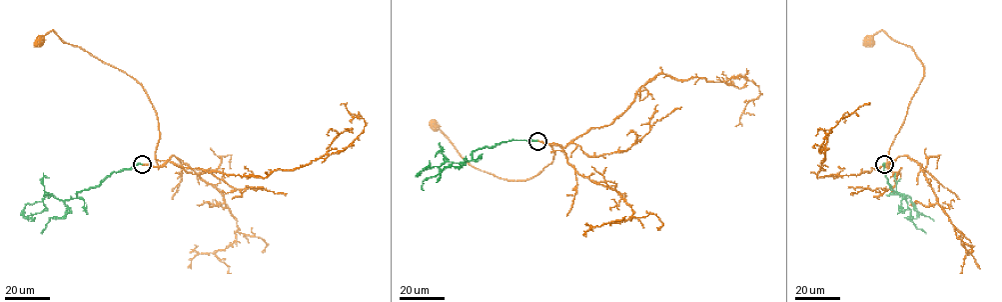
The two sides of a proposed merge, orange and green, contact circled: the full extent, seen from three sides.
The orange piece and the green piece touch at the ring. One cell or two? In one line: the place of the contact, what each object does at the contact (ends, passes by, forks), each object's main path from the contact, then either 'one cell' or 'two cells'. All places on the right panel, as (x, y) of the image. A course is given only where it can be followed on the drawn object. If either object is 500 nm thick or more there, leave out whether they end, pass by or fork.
place (884, 164); orange ends; green ends; course orange (884, 163), (887, 166), (888, 152), (923, 77), (924, 68), (910, 46), (897, 42), (882, 31), (867, 42); course green (884, 163), (884, 171), (890, 187), (906, 200), (905, 196), (908, 195), (915, 205), (917, 217), (904, 218); one cell

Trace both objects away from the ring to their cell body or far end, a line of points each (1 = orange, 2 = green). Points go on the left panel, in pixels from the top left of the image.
1: (142, 163), (158, 166), (160, 132), (142, 87), (53, 31), (39, 42)
2: (142, 163), (114, 171), (98, 185), (77, 191), (75, 198), (46, 195), (27, 203), (24, 217), (34, 218)

